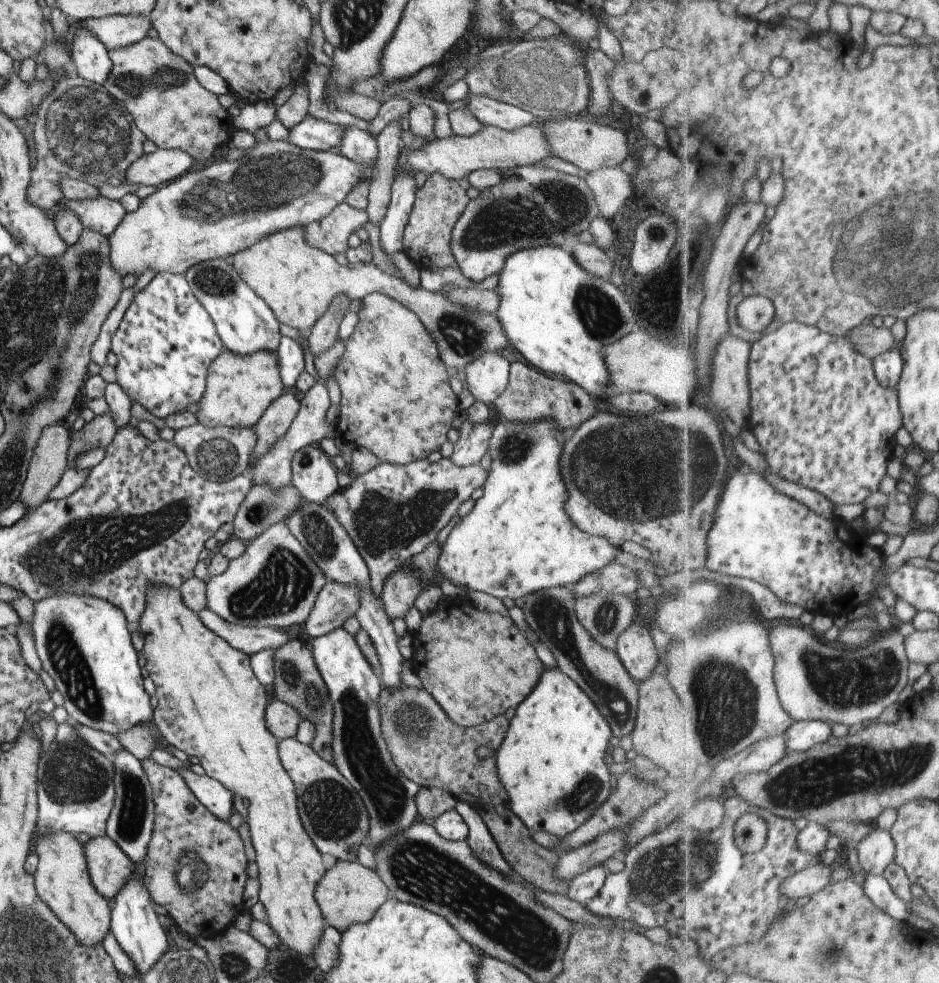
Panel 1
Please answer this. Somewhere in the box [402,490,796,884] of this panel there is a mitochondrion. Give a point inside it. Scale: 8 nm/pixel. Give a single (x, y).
(726, 700)

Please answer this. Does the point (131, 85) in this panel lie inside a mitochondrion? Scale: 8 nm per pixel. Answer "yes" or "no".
yes

